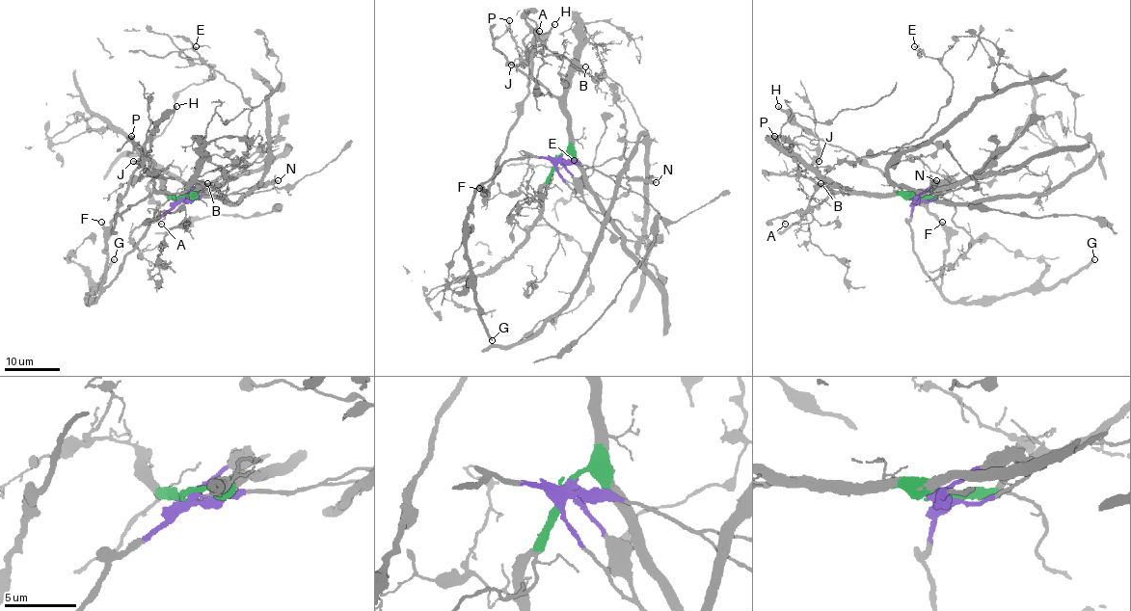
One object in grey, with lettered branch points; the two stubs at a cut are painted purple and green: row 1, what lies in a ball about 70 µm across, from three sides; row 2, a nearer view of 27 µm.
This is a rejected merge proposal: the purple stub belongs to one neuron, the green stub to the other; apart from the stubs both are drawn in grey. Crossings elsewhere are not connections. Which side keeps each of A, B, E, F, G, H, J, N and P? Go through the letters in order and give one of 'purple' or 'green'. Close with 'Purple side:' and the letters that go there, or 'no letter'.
A: green
B: green
E: green
F: purple
G: purple
H: purple
J: green
N: purple
P: green
Purple side: F, G, H, N

